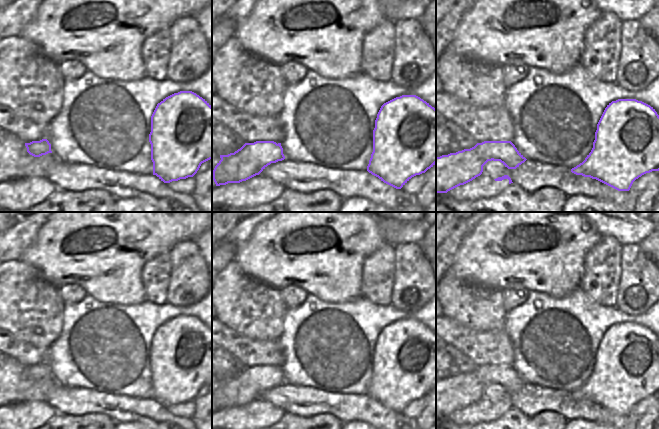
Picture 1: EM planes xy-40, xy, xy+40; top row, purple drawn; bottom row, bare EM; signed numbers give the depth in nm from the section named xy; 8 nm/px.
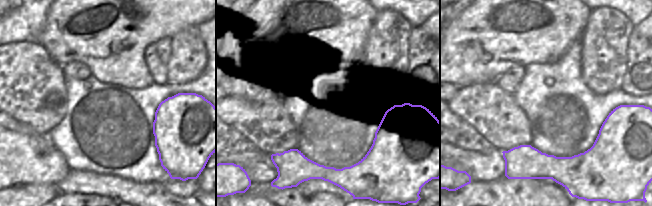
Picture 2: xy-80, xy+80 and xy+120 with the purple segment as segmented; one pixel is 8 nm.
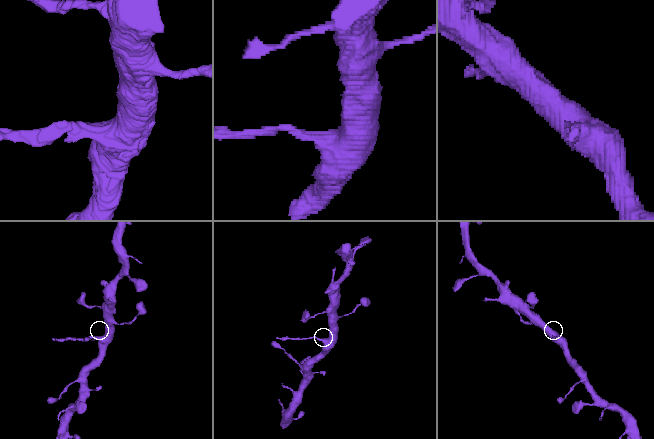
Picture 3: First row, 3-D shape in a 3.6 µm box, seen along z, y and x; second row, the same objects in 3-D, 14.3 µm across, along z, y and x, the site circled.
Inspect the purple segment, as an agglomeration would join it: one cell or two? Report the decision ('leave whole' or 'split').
split

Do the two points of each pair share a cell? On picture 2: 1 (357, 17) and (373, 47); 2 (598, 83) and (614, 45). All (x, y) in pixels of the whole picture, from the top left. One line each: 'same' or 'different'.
1: different
2: same

